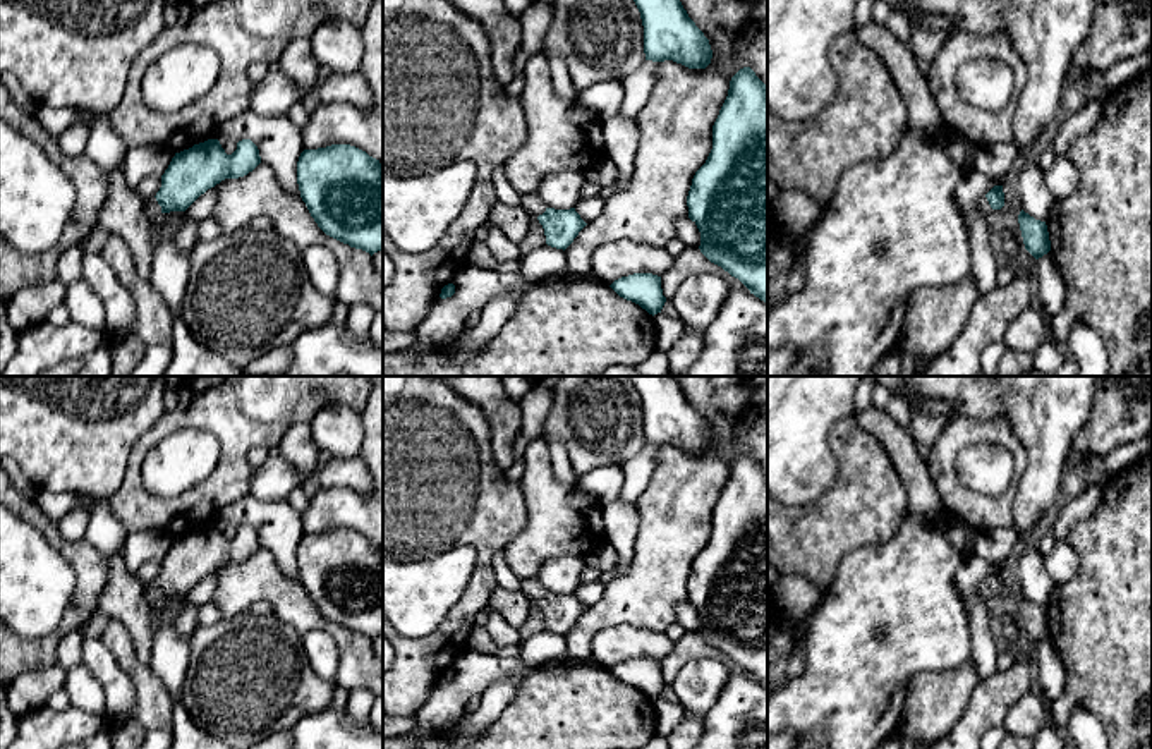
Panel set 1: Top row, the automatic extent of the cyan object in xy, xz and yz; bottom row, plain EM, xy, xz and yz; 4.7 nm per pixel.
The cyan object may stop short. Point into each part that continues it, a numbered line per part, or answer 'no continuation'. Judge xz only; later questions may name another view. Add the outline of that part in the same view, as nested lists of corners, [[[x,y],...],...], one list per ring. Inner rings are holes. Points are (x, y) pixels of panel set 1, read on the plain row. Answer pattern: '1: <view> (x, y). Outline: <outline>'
1: xz (531, 588). Outline: [[[522,579],[520,581],[522,594],[531,601],[537,603],[546,596],[546,589],[539,584],[537,579]]]

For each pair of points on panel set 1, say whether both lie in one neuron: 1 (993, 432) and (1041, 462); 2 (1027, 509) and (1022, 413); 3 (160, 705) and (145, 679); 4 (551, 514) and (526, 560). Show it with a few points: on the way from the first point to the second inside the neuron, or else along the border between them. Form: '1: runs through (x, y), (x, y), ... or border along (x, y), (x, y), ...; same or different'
1: border along (1006, 420), (1025, 449), (1025, 469), (1017, 493); different
2: runs through (1037, 485), (1037, 437); same
3: runs through (153, 698), (148, 686); same
4: runs through (551, 526), (533, 548); same

